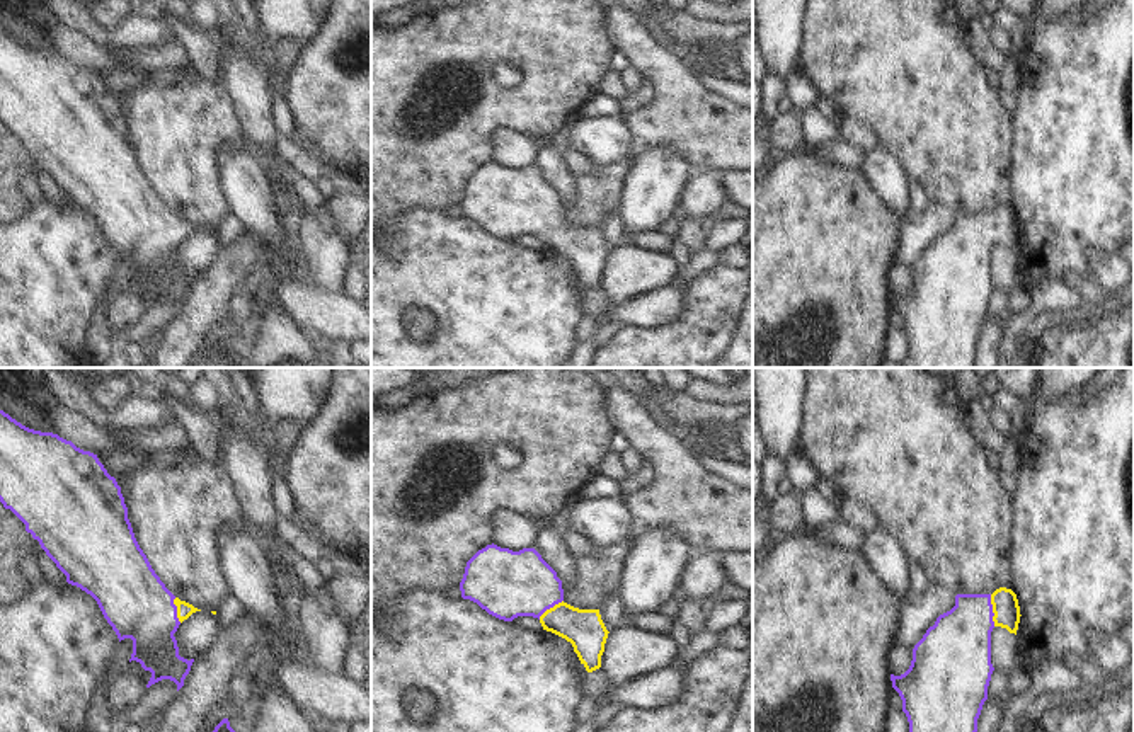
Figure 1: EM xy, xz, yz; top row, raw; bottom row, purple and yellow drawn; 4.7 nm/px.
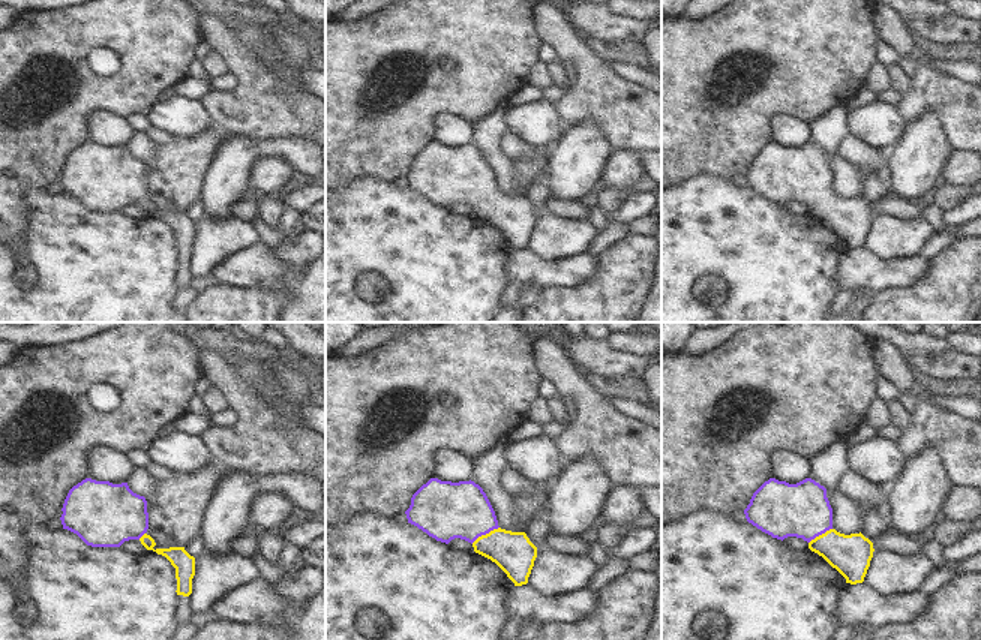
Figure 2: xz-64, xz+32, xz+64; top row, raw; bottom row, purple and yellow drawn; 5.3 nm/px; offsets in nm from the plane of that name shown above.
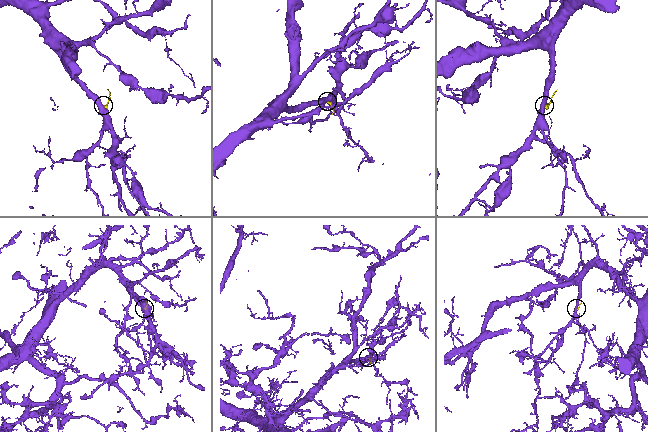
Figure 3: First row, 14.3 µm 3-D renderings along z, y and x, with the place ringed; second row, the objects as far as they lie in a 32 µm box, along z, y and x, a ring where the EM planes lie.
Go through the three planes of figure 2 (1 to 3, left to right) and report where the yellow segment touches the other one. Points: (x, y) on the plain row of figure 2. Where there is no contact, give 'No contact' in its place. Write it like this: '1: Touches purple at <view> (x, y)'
1: Touches purple at xz-64 (141, 200)
2: Touches purple at xz+32 (485, 198)
3: Touches purple at xz+64 (819, 198).

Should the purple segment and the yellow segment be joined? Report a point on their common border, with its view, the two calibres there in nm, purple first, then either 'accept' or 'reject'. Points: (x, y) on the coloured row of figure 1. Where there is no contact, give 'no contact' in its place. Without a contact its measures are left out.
meets purple in yz at (991, 610); 320 nm thick on the purple side, 130 nm on the other; accept

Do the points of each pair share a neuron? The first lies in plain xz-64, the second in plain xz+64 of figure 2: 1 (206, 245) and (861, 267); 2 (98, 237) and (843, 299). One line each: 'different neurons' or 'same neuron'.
1: different neurons
2: different neurons

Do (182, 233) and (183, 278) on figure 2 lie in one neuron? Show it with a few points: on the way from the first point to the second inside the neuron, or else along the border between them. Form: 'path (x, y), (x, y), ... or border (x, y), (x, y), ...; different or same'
path (183, 243), (183, 267); same

